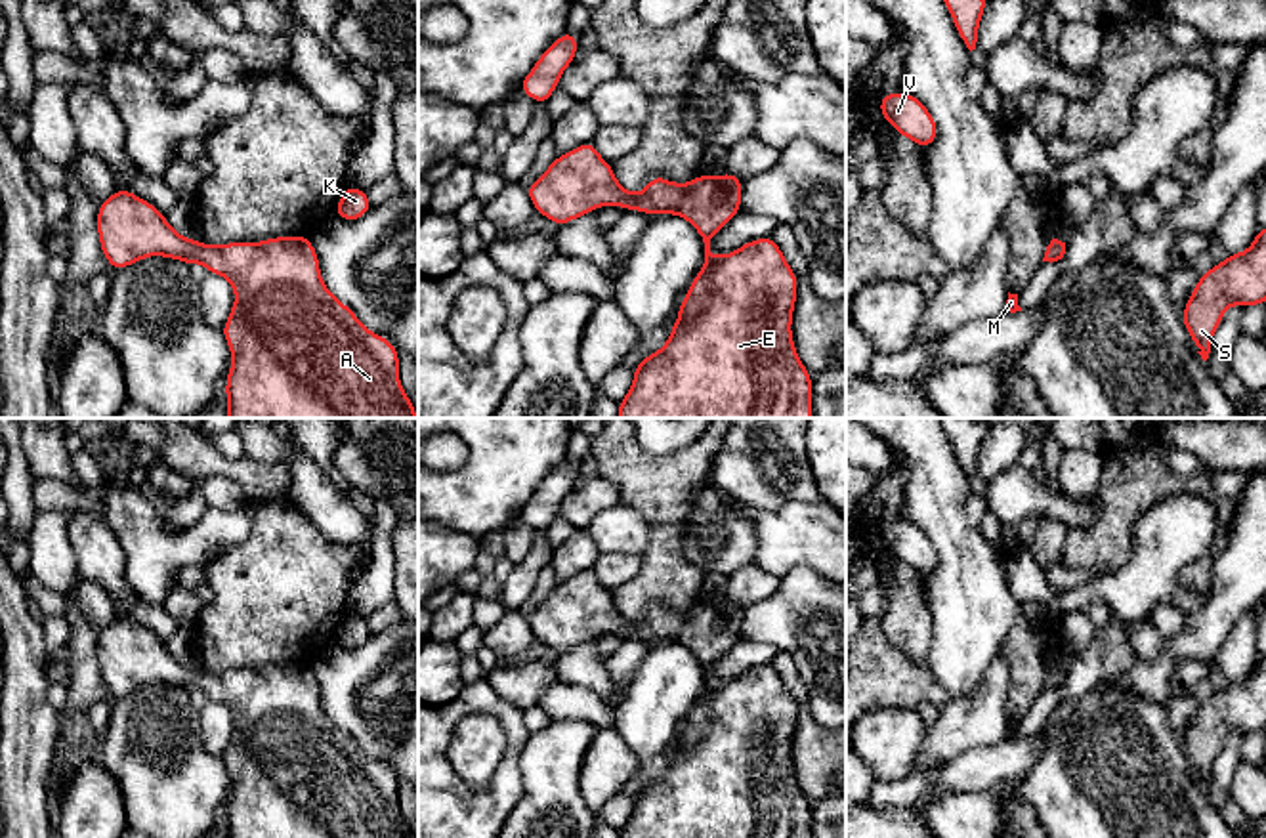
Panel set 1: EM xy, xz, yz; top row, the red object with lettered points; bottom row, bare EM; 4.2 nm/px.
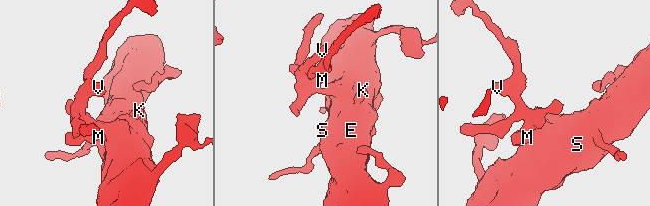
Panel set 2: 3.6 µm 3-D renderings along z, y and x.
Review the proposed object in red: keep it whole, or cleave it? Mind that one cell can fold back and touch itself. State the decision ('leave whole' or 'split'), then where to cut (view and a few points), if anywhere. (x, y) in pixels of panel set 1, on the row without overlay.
leave whole; no cut

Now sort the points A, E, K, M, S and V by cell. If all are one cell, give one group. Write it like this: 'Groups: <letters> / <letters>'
Groups: A E K M S V

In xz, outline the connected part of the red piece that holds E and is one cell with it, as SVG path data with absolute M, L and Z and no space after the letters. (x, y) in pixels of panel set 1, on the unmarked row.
M586 569L556 584L525 618L535 638L558 655L613 632L649 643L680 643L705 670L705 695L678 731L668 769L638 790L619 838L812 838L812 800L802 792L791 760L798 704L785 681L773 664L749 668L726 683L710 680L710 666L743 638L741 605L724 599L718 605L701 601L689 611L672 611L653 603L644 620L628 620L617 609L613 592L600 584L594 569Z

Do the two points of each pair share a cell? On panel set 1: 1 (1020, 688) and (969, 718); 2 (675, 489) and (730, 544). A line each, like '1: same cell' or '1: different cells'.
1: different cells
2: different cells

